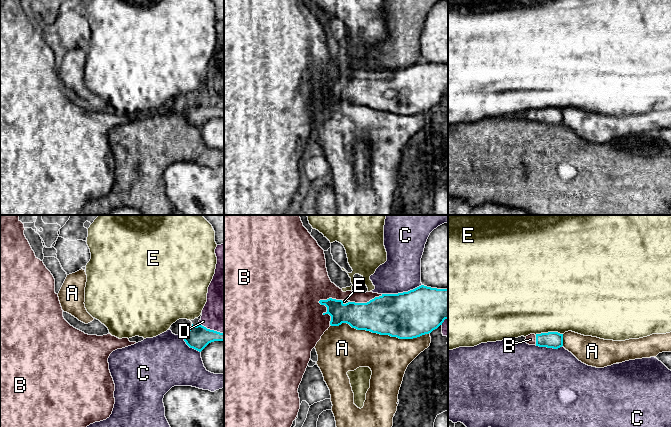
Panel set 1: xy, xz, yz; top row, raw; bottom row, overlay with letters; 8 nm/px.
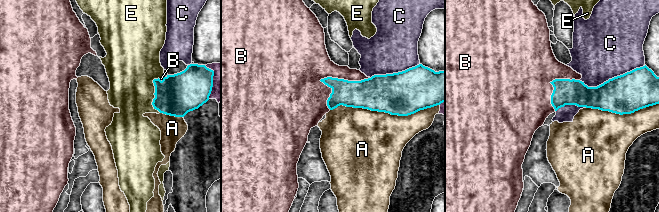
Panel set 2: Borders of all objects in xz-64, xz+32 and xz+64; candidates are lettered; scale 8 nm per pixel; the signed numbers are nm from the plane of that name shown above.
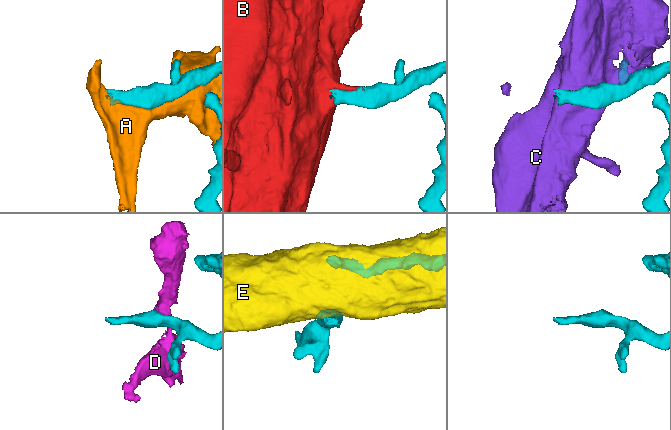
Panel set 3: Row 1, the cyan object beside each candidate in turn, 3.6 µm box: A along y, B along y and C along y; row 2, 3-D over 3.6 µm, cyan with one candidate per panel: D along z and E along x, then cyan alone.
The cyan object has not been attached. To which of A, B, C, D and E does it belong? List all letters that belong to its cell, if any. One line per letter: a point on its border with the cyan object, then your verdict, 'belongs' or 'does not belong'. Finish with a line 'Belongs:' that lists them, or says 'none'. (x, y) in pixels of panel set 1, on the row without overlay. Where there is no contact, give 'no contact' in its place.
A: meets cyan in xz at (380, 110); does not belong
B: meets cyan in xz at (320, 79); belongs
C: meets cyan in xz at (401, 69); does not belong
D: meets cyan in xy at (211, 106); does not belong
E: meets cyan in yz at (548, 108); does not belong
Belongs: B

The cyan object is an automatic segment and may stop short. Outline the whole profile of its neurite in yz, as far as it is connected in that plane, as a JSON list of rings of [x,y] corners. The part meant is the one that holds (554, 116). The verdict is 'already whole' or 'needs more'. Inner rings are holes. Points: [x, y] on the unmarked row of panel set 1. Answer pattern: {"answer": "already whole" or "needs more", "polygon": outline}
{"answer": "needs more", "polygon": [[[558,108],[530,110],[526,112],[525,118],[529,121],[558,125],[563,122],[563,110]]]}

